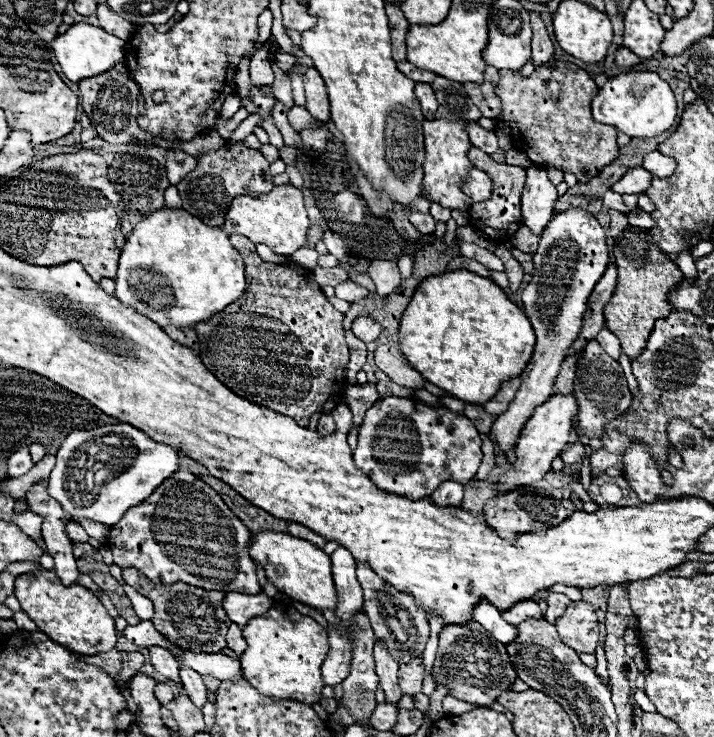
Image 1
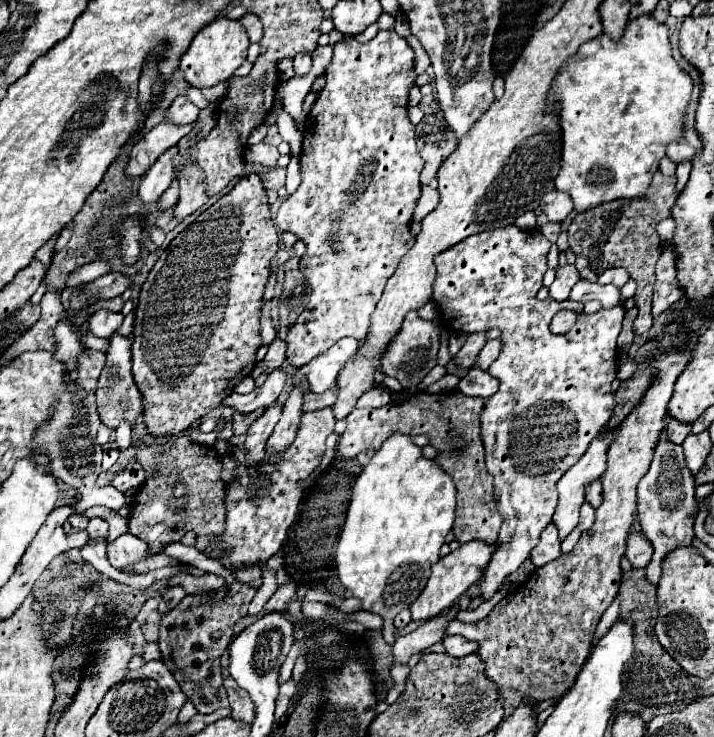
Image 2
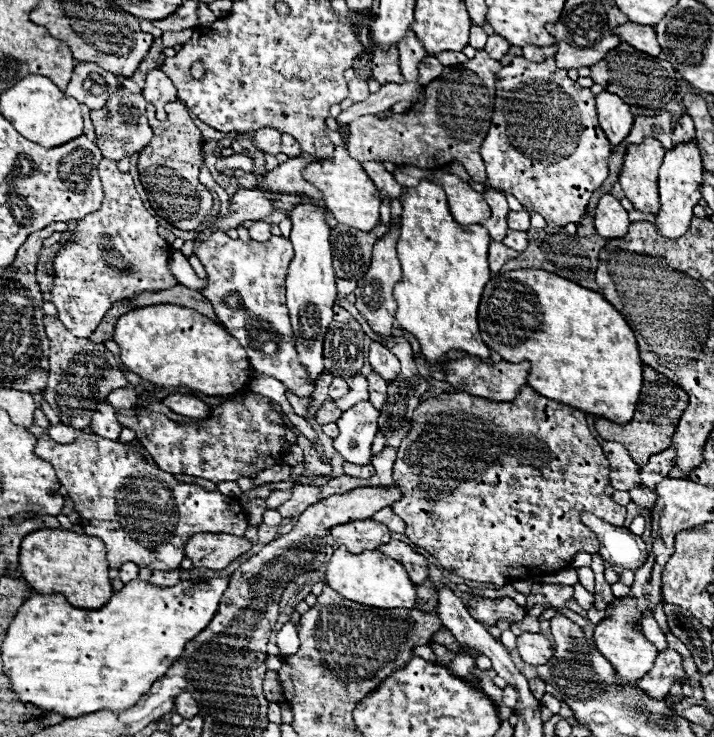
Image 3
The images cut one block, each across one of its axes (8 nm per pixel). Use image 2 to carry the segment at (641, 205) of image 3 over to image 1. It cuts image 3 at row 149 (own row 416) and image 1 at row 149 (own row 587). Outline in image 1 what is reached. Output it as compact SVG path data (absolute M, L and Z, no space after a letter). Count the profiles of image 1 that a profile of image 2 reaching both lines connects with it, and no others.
M554 60L548 66L536 68L528 78L520 76L520 72L500 70L496 94L502 100L502 114L494 118L496 130L508 126L514 148L524 152L534 164L572 172L586 184L608 162L618 158L618 130L592 118L592 98L598 94L598 86L580 66Z

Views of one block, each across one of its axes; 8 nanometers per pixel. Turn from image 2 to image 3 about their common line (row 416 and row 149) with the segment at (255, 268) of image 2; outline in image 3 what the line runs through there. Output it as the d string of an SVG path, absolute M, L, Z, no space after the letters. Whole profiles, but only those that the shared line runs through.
M180 100L168 102L164 110L166 120L158 120L156 108L152 104L146 106L146 116L154 138L140 152L138 158L140 182L146 190L150 206L160 218L164 218L168 224L180 230L196 230L212 214L212 194L206 186L198 182L198 170L204 162L202 136Z

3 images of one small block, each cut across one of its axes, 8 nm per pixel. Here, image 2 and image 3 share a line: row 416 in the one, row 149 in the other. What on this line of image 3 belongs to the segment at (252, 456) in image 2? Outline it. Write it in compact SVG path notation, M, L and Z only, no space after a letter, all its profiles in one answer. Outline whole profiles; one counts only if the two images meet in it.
M264 128L264 130L256 130L254 136L250 138L254 142L254 146L258 150L262 150L264 154L280 154L280 132L272 130L272 128Z

